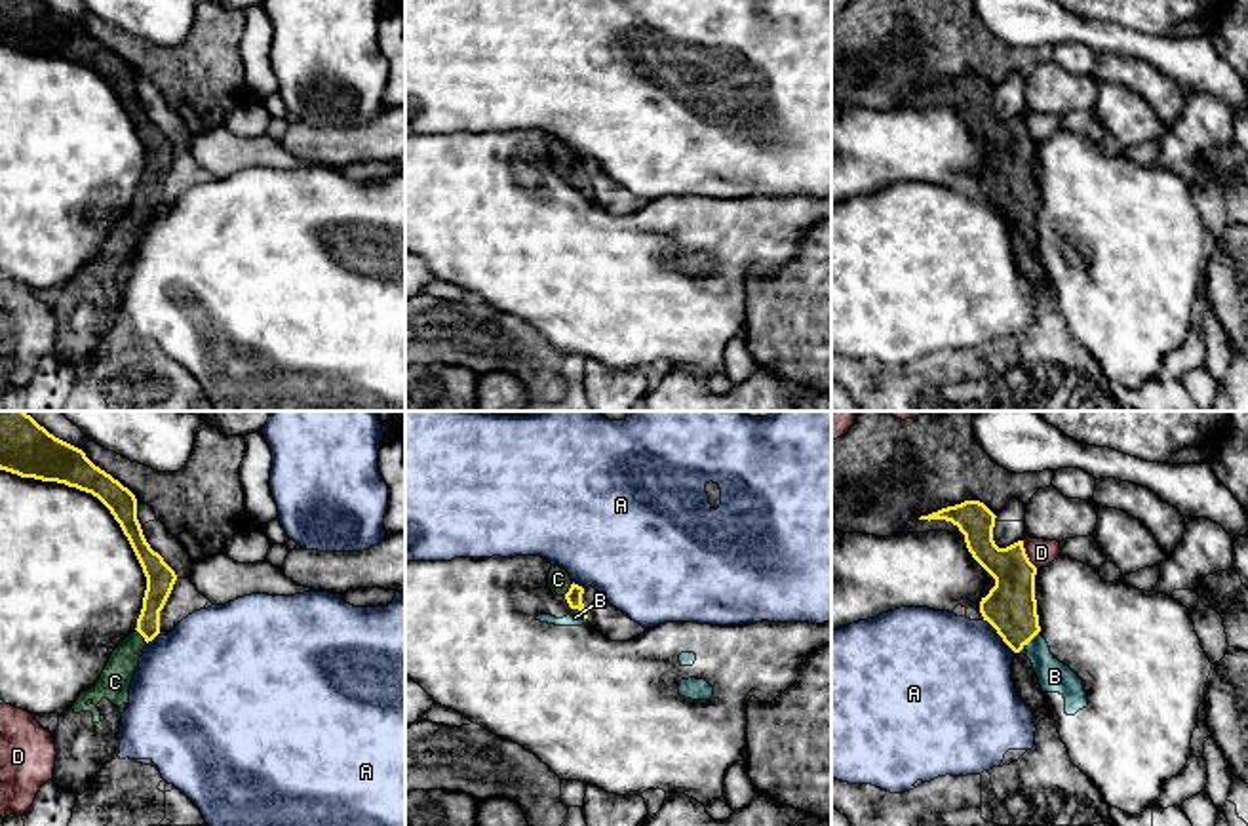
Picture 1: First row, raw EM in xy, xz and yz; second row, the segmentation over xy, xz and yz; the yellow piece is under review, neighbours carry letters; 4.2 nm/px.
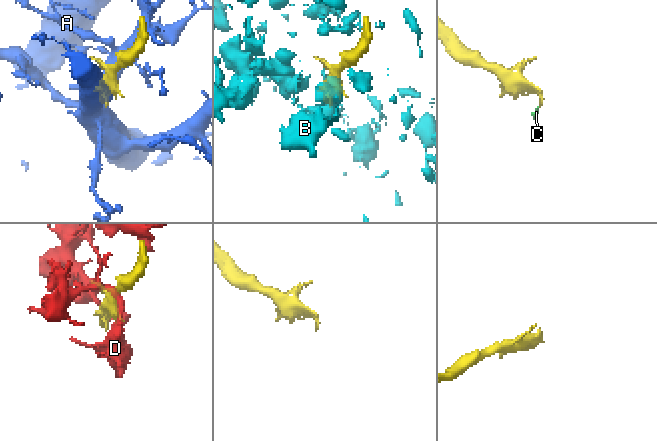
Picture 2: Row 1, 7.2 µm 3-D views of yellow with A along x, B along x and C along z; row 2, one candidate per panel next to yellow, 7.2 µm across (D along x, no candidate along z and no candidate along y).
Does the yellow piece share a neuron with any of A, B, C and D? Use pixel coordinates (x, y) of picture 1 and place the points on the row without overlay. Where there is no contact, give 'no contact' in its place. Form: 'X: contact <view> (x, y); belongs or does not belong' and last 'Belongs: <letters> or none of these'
A: contact yz (999, 208); does not belong
B: contact xz (581, 185); does not belong
C: contact xz (569, 164); belongs
D: contact yz (1026, 128); does not belong
Belongs: C

